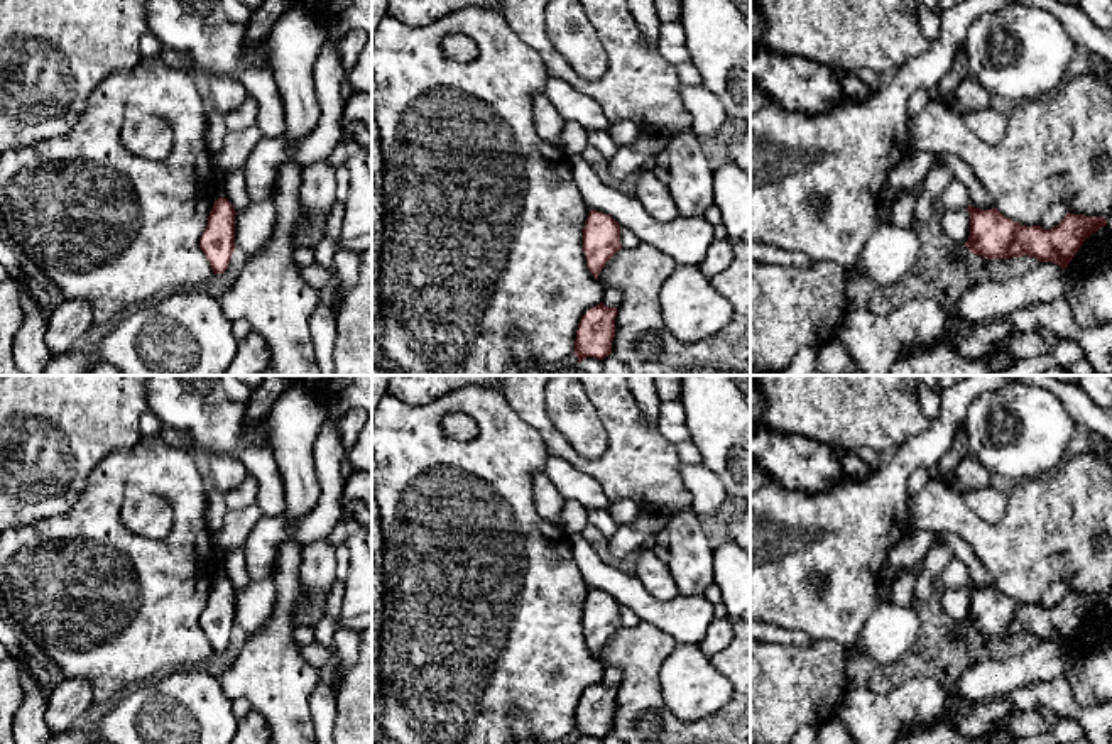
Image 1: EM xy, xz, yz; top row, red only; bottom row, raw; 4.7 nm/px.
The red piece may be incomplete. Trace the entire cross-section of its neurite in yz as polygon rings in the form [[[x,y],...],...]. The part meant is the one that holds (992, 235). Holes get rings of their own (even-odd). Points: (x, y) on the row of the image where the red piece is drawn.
[[[953,179],[938,198],[945,210],[968,210],[970,235],[963,243],[985,259],[1029,255],[1066,269],[1083,242],[1107,225],[1104,216],[1066,213],[1053,228],[1026,227],[1004,216],[997,208],[980,210],[970,205],[967,186]]]

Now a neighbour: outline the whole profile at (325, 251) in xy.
[[[335,201],[328,213],[326,230],[323,240],[313,249],[314,265],[331,274],[335,254],[338,252],[338,240],[345,223],[345,205]]]

